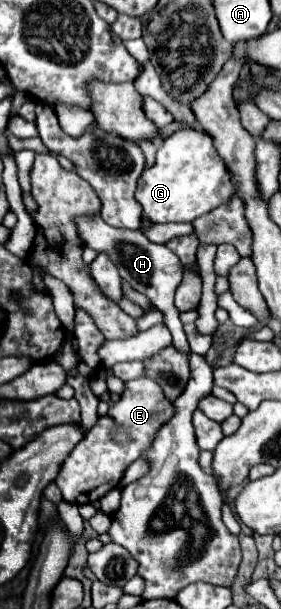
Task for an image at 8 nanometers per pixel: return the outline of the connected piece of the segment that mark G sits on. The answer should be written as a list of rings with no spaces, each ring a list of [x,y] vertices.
[[[181,128],[165,138],[157,150],[153,168],[145,168],[135,198],[143,206],[143,216],[157,222],[193,222],[195,218],[229,202],[237,194],[233,174],[213,146],[213,138],[201,128]]]

